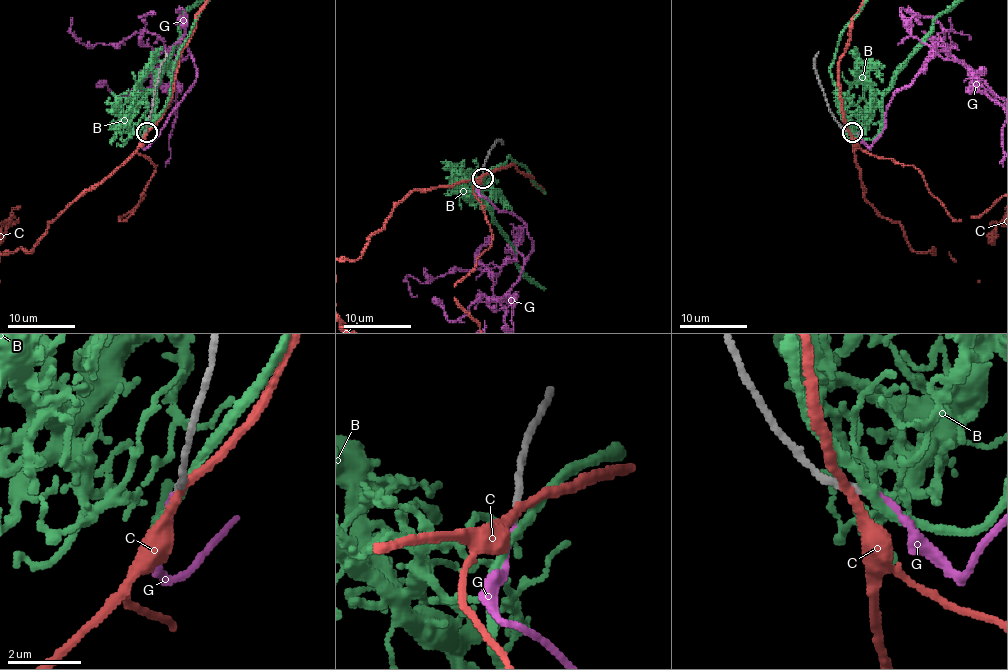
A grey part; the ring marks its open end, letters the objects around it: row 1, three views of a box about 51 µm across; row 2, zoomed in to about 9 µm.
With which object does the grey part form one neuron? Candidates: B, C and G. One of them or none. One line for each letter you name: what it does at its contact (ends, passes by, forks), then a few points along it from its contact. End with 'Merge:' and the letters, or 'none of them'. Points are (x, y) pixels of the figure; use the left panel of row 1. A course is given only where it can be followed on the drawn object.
G: it ends there
Merge: G

